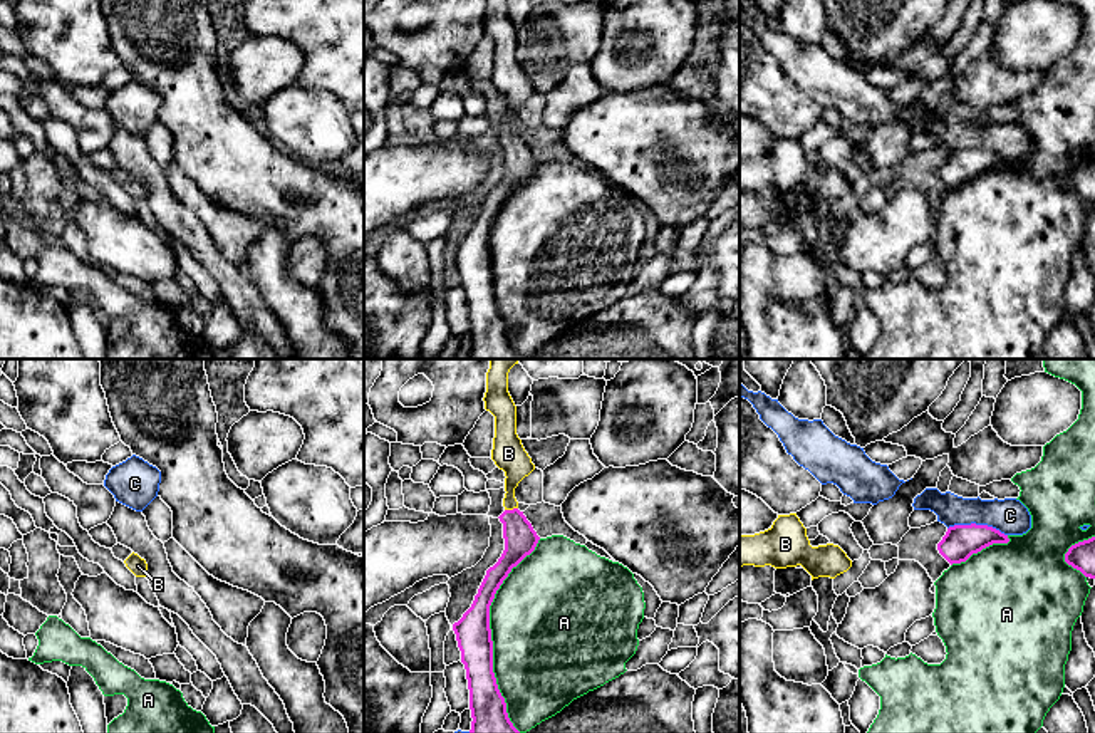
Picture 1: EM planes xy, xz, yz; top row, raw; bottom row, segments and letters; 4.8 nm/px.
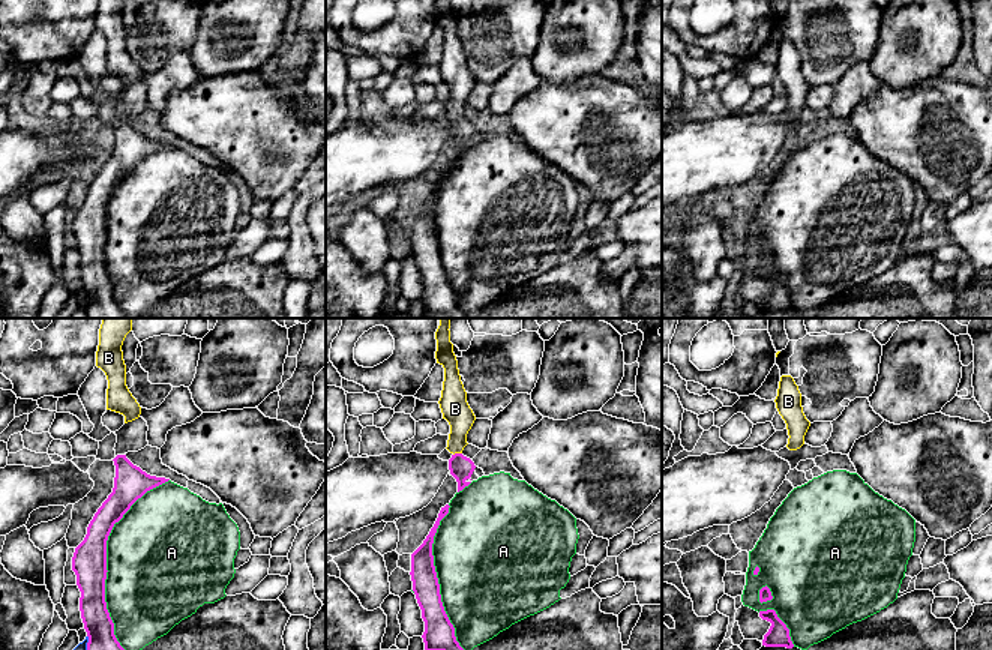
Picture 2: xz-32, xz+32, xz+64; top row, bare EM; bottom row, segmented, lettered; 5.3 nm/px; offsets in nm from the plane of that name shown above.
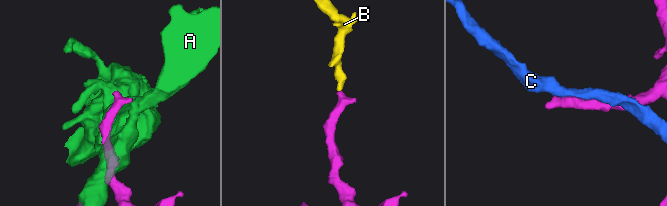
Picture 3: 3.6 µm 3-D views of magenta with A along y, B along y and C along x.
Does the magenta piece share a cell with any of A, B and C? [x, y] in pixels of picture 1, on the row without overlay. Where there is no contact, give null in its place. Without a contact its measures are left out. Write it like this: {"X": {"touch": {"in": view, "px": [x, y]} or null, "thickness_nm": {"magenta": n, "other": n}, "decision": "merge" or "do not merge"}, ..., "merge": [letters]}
{"A": {"touch": {"in": "xz", "px": [490, 260]}, "thickness_nm": {"magenta": 170, "other": 480}, "decision": "do not merge"}, "B": {"touch": {"in": "xz", "px": [510, 135]}, "thickness_nm": {"magenta": 160, "other": 150}, "decision": "merge"}, "C": {"touch": {"in": "yz", "px": [978, 150]}, "thickness_nm": {"magenta": 160, "other": 170}, "decision": "do not merge"}, "merge": ["B"]}

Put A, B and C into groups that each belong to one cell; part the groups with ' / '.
A / B / C

